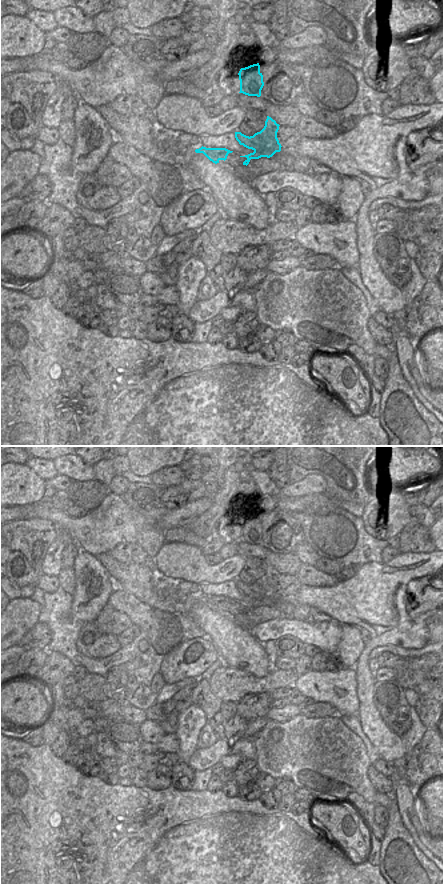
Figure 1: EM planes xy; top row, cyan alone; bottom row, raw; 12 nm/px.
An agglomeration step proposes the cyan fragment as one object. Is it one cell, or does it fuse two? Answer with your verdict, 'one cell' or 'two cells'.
two cells

